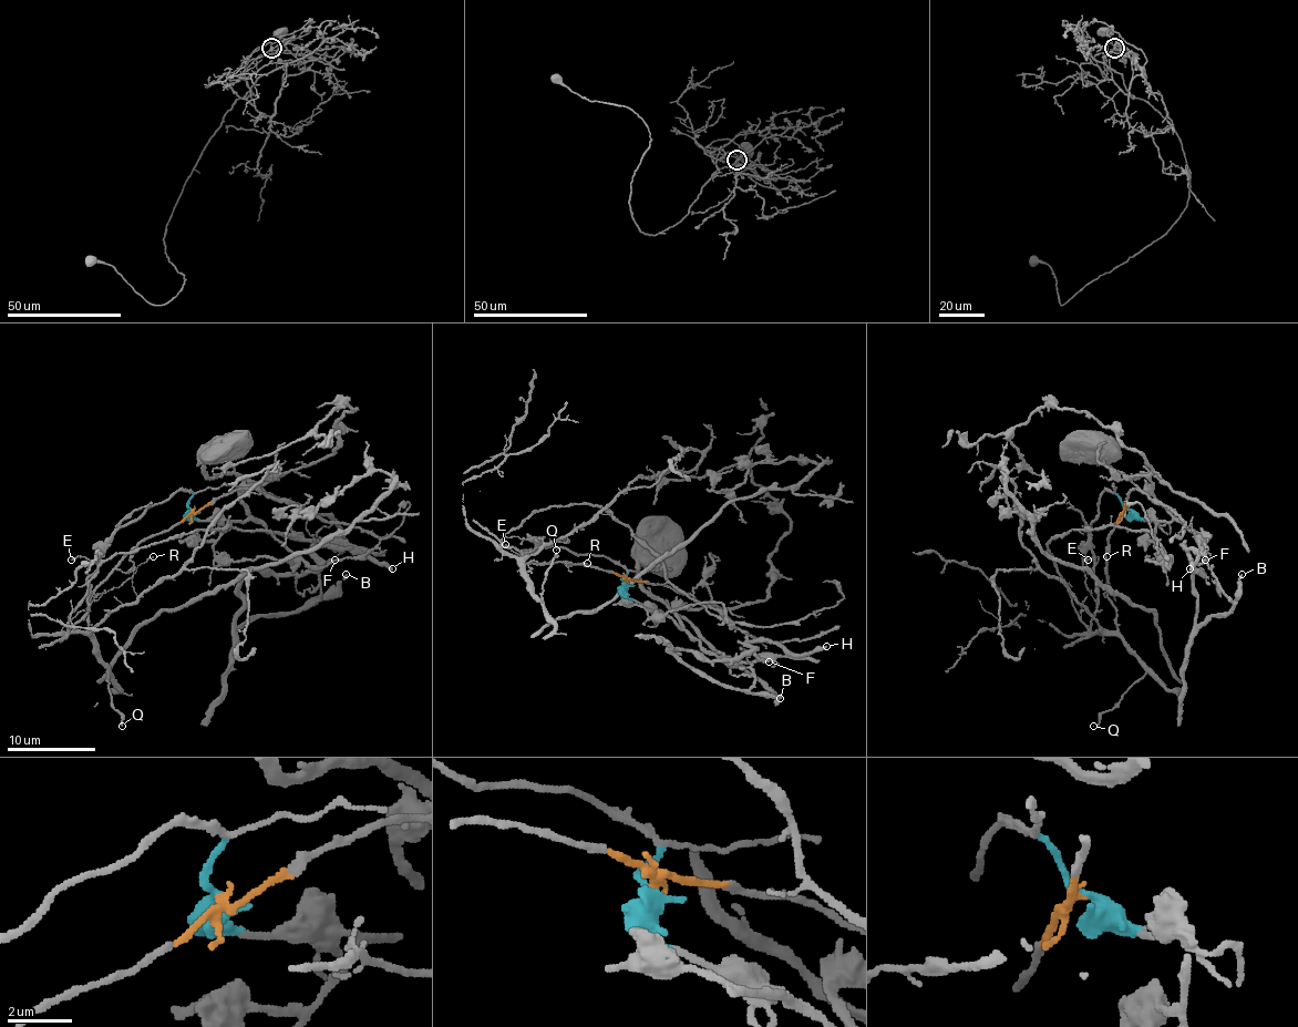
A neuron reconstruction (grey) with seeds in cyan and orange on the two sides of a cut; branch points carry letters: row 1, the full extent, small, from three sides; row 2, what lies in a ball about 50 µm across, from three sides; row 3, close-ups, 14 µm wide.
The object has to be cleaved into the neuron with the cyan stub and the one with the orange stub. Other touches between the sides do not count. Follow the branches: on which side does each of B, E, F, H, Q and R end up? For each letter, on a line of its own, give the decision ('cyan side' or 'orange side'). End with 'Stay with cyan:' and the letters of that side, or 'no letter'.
B: cyan side
E: cyan side
F: cyan side
H: cyan side
Q: orange side
R: orange side
Stay with cyan: B, E, F, H

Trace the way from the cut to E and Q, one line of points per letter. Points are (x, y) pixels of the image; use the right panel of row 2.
E: (1126, 510), (1109, 490), (1100, 496), (1098, 514), (1089, 530), (1095, 563), (1095, 556), (1087, 561)
Q: (1126, 510), (1109, 534), (1104, 556), (1106, 596), (1115, 634), (1137, 658), (1144, 674), (1093, 727)

